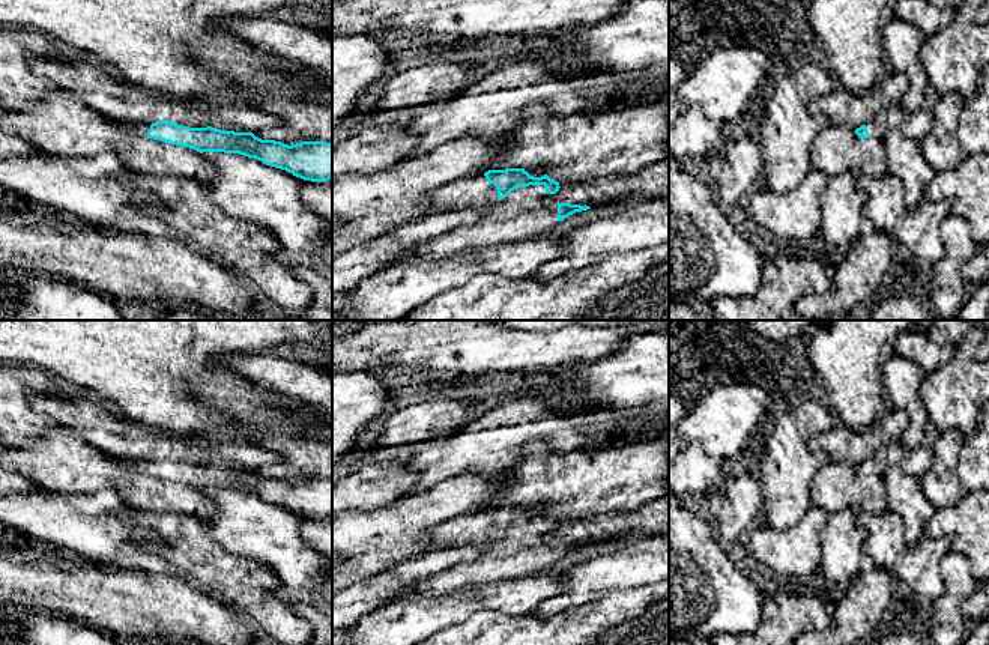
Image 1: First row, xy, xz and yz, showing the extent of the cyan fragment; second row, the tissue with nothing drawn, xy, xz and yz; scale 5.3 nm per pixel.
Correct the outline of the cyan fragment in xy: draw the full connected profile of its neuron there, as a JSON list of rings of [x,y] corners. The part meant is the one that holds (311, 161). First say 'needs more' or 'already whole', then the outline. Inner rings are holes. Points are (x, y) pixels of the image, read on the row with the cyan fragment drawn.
needs more; [[[165,119],[152,125],[120,122],[120,126],[141,137],[189,147],[200,153],[224,152],[256,158],[304,180],[326,182],[332,177],[332,144],[325,141],[301,141],[289,146],[275,140],[262,140],[253,132],[221,131],[212,126],[189,128]]]

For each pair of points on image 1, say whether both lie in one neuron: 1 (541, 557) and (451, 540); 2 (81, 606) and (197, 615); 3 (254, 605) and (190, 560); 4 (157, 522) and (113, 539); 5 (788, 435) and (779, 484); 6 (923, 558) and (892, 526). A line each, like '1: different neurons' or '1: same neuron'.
1: same neuron
2: same neuron
3: same neuron
4: different neurons
5: same neuron
6: same neuron

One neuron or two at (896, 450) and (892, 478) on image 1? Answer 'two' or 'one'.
two

